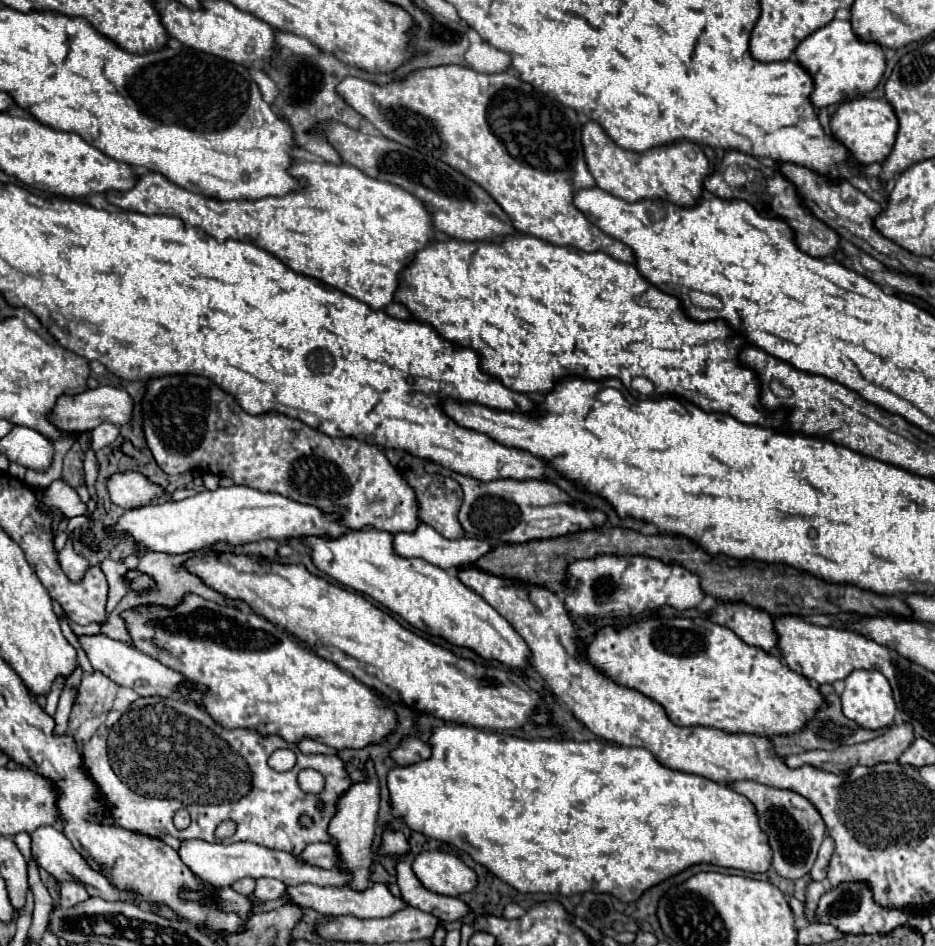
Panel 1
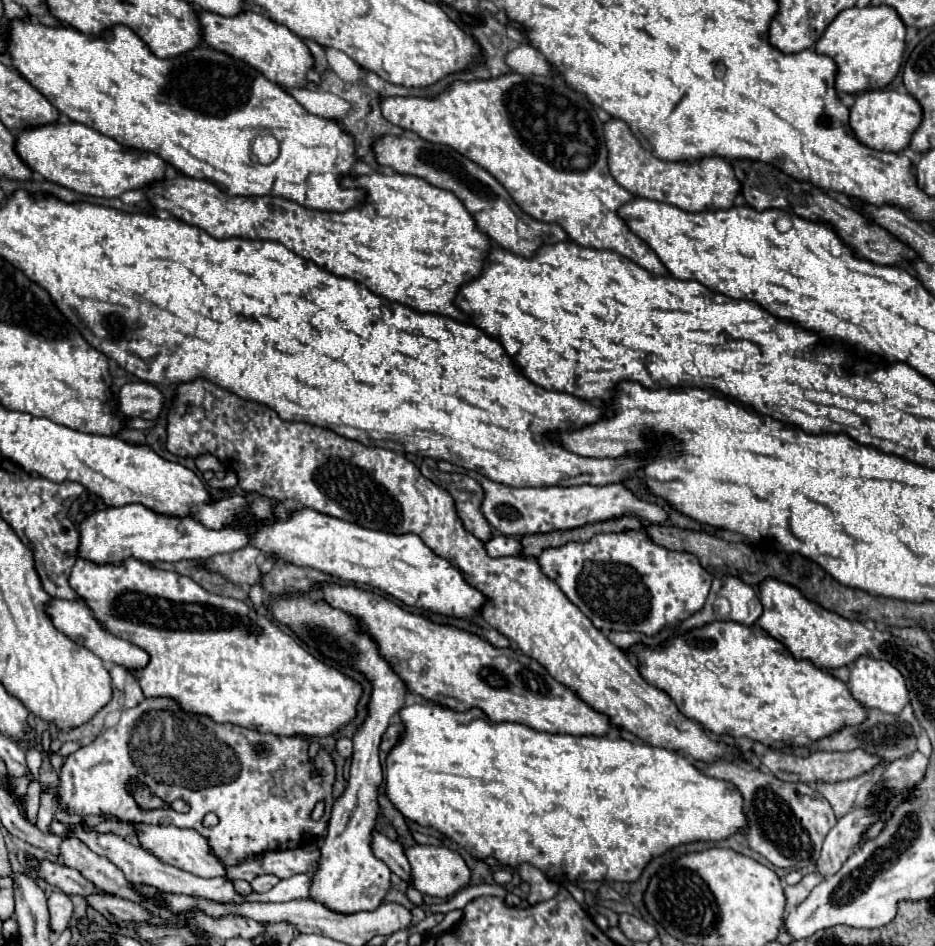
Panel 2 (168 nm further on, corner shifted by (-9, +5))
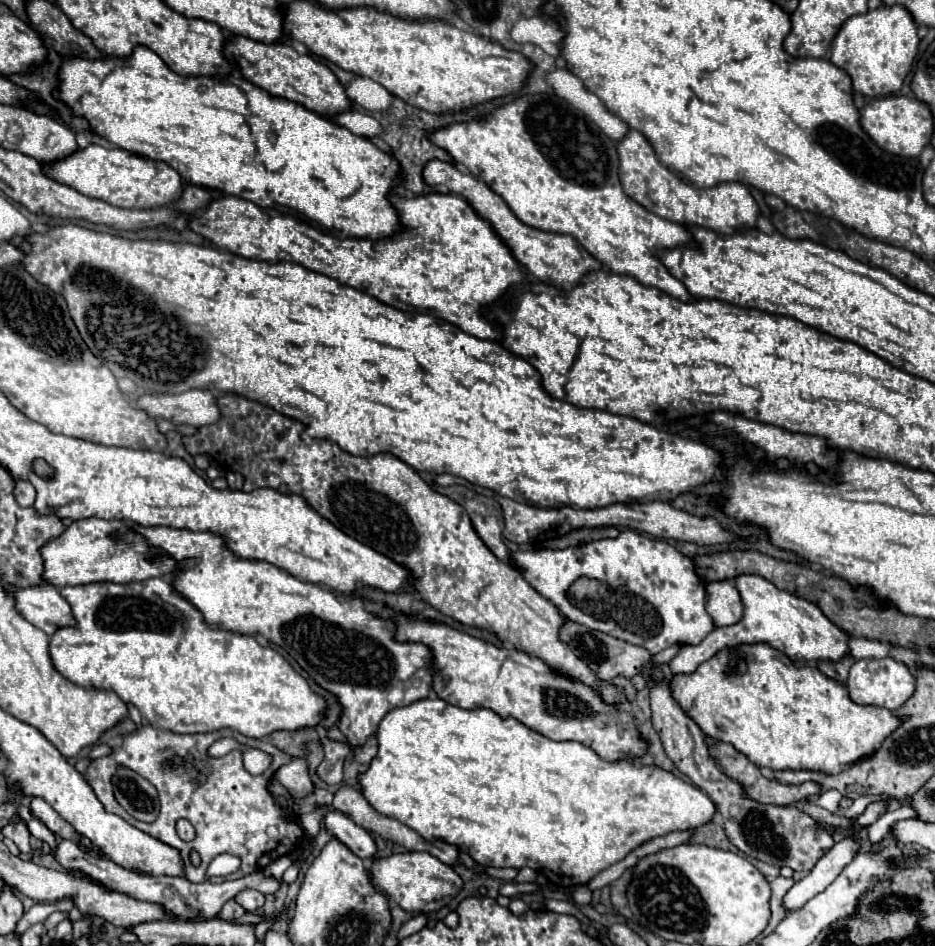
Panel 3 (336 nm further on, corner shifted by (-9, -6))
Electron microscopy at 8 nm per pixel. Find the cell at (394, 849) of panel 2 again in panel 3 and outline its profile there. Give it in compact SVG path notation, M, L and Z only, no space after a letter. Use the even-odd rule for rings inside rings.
M330 811L326 813L324 819L326 819L328 833L338 841L342 841L344 845L348 845L352 853L356 853L362 859L374 859L378 849L372 835L364 827L356 825L350 817L346 817L340 811Z

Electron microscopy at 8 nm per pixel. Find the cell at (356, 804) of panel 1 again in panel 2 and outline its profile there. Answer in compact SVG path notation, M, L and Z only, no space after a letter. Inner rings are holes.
M310 594L272 596L264 602L264 606L280 624L288 626L308 648L316 650L322 658L332 660L338 666L348 666L364 674L366 680L372 684L368 718L352 736L354 752L352 752L348 788L334 802L332 818L328 822L328 832L320 846L318 868L312 872L312 882L310 882L310 900L324 904L332 912L338 914L370 912L382 904L384 896L390 890L390 870L370 850L372 830L376 828L376 818L380 812L376 800L378 786L382 782L378 744L384 730L388 728L390 716L404 706L408 688L404 680L390 668L390 662L380 656L378 644L372 640L372 636L368 636L360 628L360 620L356 616L332 608L324 600L312 600Z

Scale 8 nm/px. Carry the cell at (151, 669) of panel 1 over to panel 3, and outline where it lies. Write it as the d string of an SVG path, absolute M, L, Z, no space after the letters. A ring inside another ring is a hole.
M6 585L16 595L16 609L46 635L54 635L62 627L74 627L74 615L68 601L60 595L54 585L38 585L20 589Z

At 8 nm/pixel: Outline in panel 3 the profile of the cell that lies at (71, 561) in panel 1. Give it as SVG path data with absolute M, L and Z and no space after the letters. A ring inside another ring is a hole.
M154 577L126 585L66 585L60 595L70 603L76 627L58 629L52 635L54 667L76 685L116 691L124 703L136 705L152 727L174 733L210 733L228 727L246 737L264 737L274 731L316 727L326 713L326 699L314 693L276 649L262 647L252 635L210 627L204 615L166 579Z

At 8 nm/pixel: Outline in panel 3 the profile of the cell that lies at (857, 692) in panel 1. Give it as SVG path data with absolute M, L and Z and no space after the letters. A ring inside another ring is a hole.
M892 657L886 659L860 659L852 665L848 675L848 693L850 699L858 705L886 707L890 711L900 709L916 689L916 679L910 675L908 667Z

